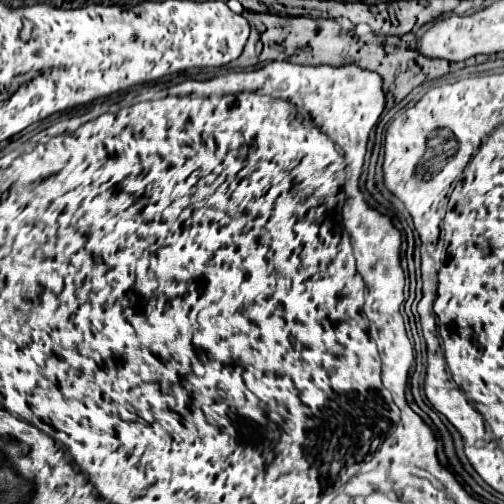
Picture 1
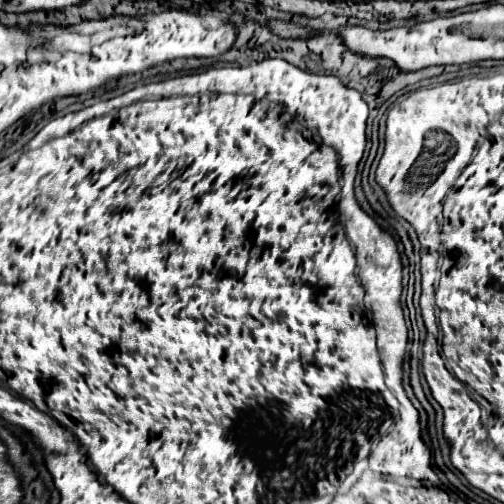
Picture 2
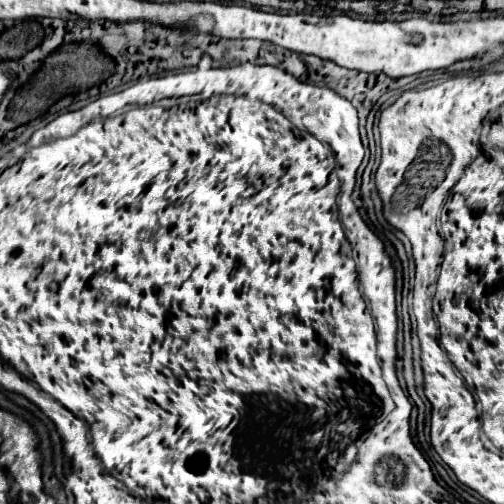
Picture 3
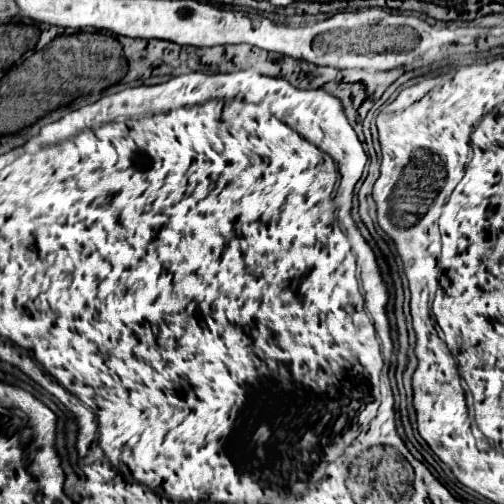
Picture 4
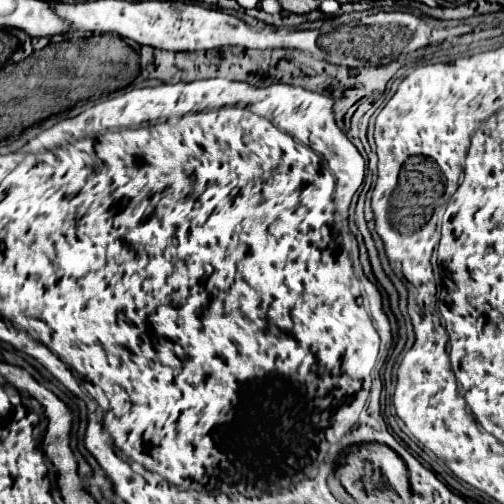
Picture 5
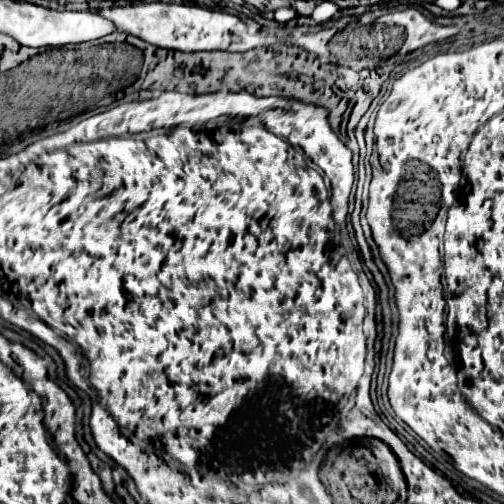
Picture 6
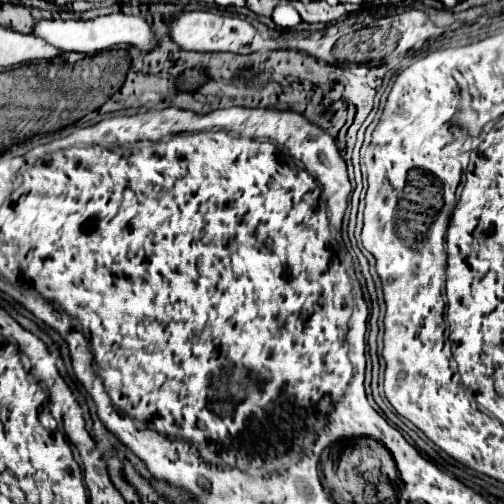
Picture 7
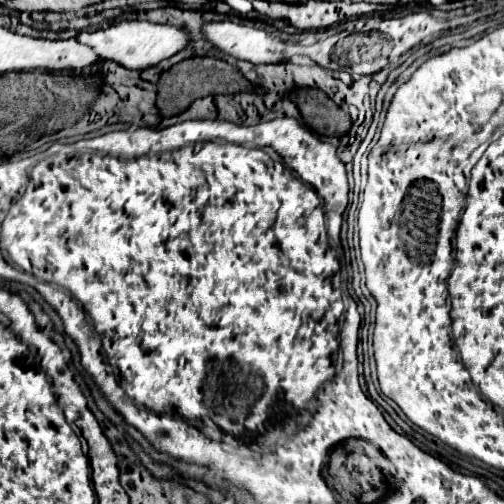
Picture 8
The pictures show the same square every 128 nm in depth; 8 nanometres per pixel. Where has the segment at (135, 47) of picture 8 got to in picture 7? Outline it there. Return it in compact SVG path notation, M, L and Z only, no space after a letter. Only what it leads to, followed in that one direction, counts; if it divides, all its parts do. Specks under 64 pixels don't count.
M106 14L96 16L88 20L46 20L40 18L34 28L32 36L56 46L60 52L84 52L84 54L96 54L102 50L108 50L118 44L134 44L136 48L148 52L156 46L154 32L150 24L140 16L126 16L126 14Z

